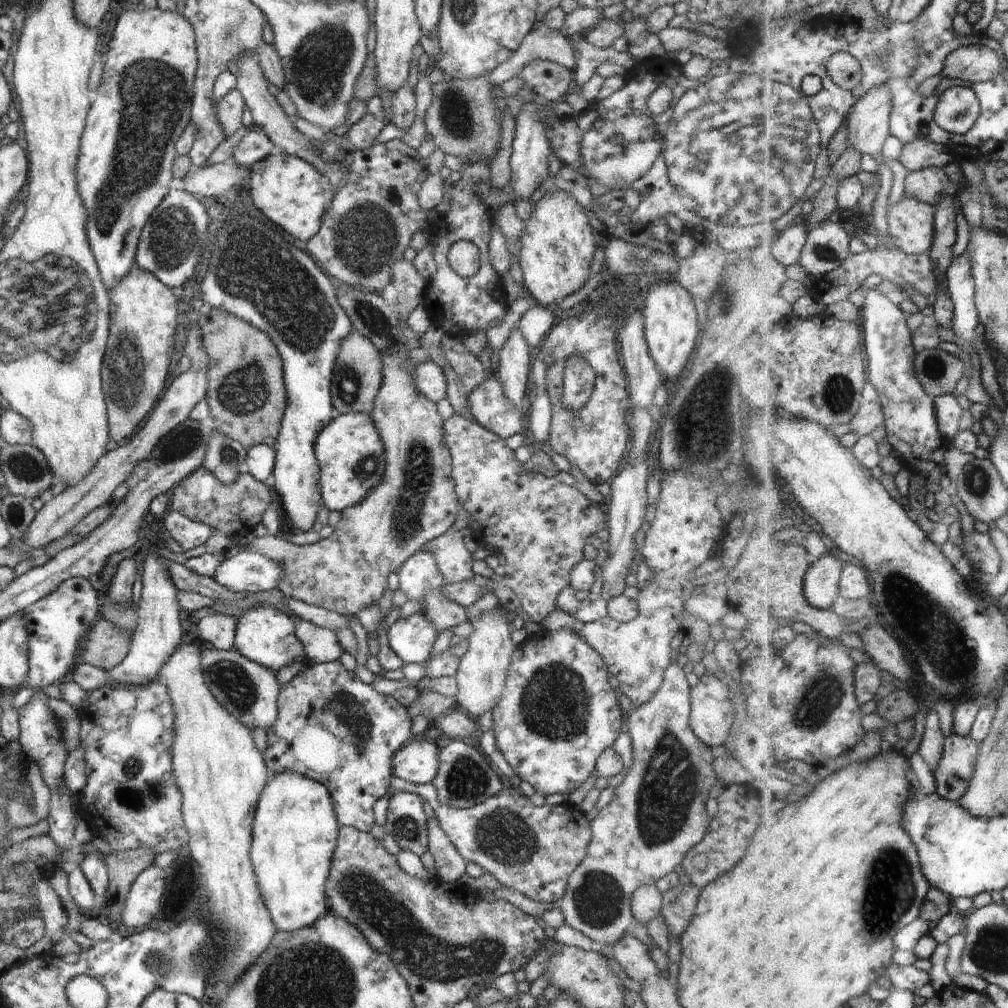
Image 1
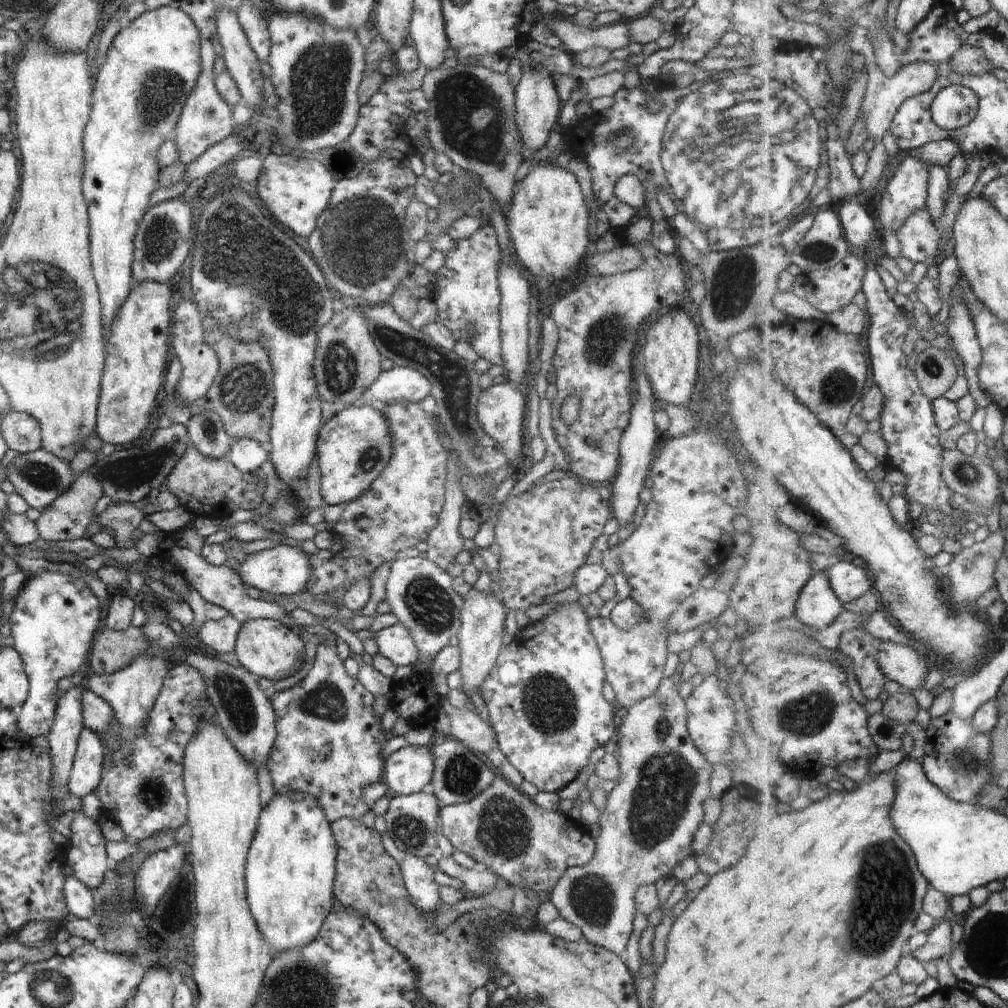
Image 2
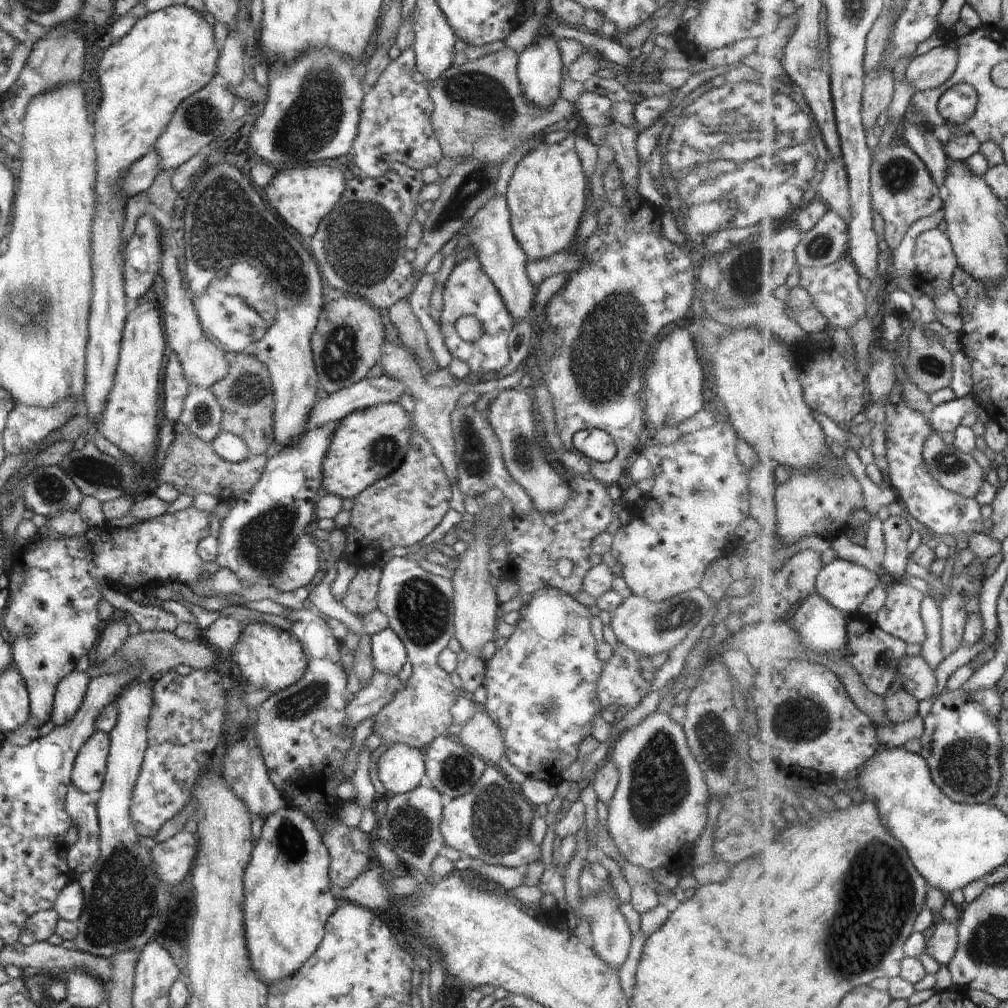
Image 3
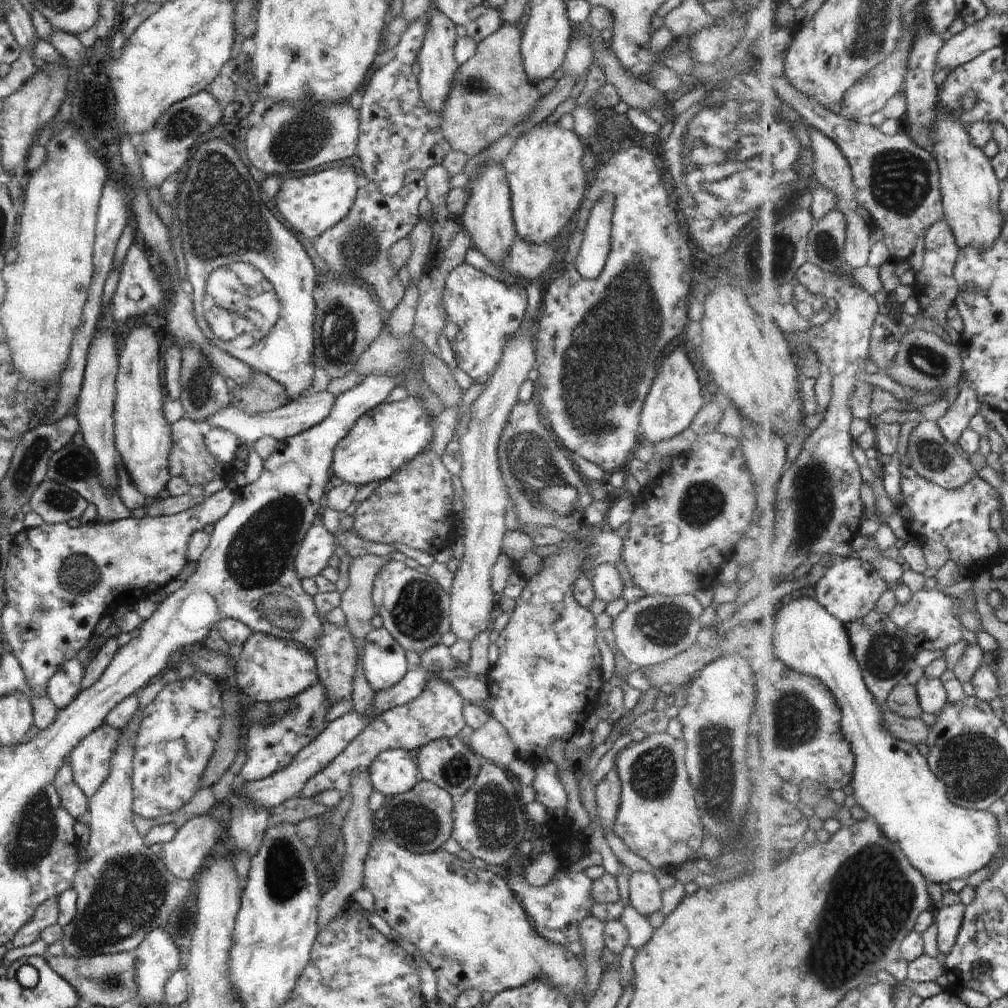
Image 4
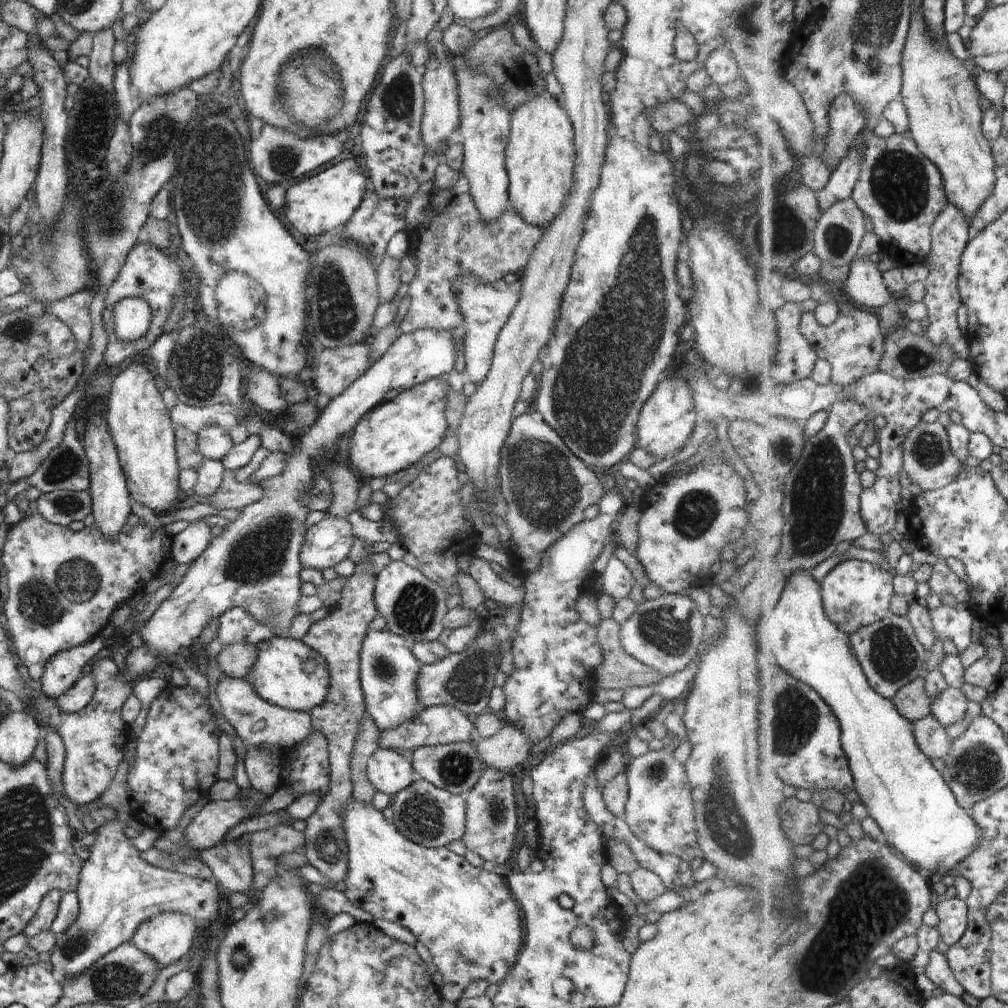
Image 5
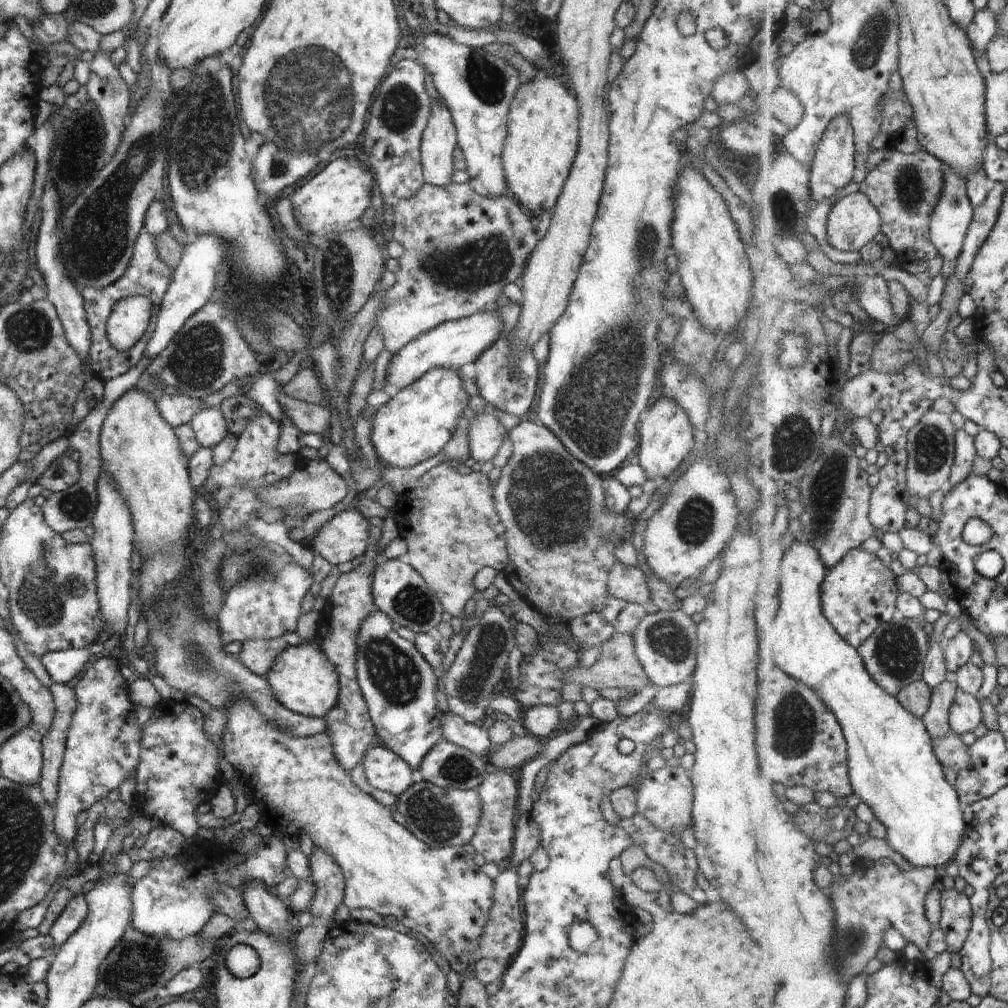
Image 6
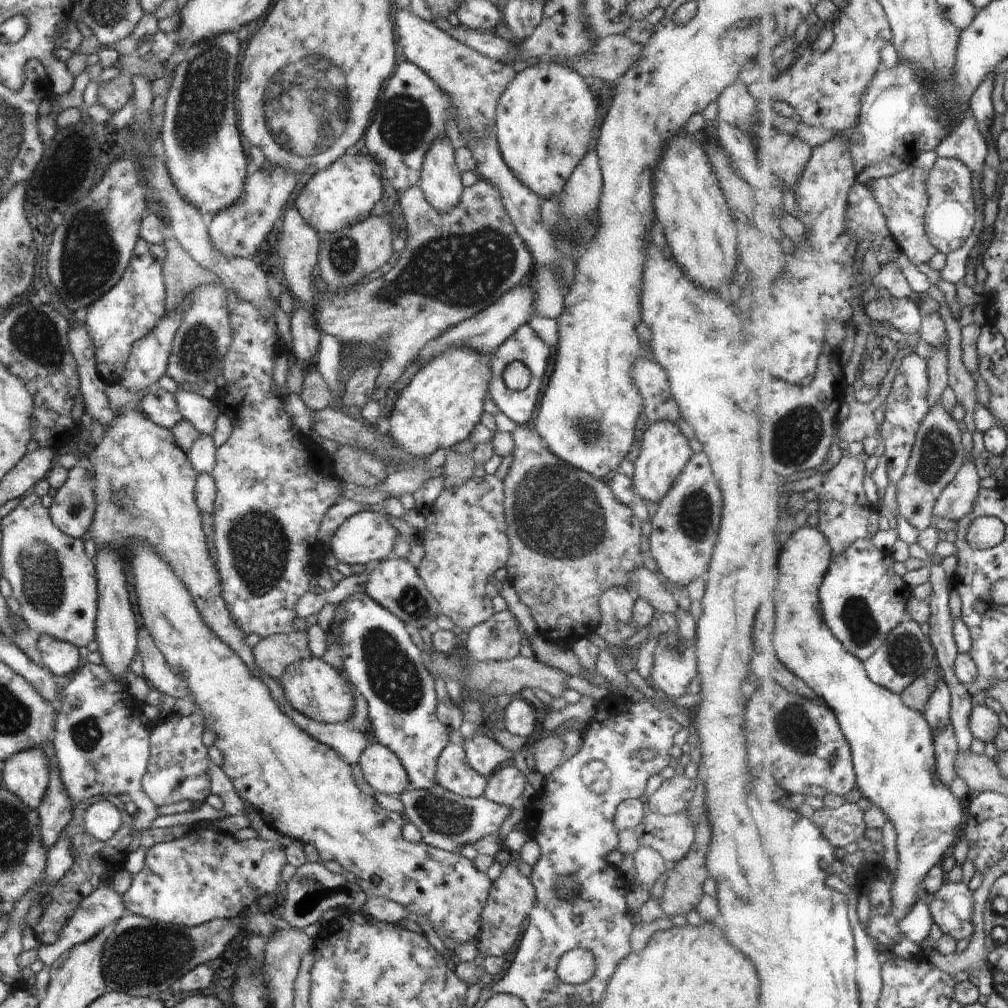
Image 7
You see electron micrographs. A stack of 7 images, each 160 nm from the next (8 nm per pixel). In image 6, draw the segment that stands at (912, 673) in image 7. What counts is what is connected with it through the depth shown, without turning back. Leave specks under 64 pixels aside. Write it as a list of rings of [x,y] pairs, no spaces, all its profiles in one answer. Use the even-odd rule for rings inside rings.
[[[898,613],[858,648],[867,664],[868,672],[871,672],[876,682],[890,694],[898,696],[905,686],[924,679],[927,656],[931,648],[926,628],[922,622]]]

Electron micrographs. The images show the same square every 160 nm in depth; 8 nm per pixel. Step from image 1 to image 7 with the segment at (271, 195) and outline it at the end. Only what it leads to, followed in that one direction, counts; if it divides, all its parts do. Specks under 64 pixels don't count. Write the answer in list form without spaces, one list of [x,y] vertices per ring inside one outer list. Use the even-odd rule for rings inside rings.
[[[364,151],[354,156],[342,155],[328,168],[319,170],[316,174],[312,175],[304,188],[299,190],[300,194],[294,200],[295,209],[318,234],[340,232],[345,228],[358,224],[360,221],[366,220],[368,216],[372,215],[372,209],[376,206],[376,202],[382,198],[384,186],[386,185],[381,174],[380,164]]]

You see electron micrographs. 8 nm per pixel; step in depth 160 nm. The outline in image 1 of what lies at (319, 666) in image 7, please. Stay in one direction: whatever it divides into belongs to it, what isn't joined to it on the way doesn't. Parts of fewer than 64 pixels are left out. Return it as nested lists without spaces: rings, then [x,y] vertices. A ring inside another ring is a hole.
[[[254,605],[235,619],[237,627],[233,648],[248,660],[278,672],[293,662],[307,659],[304,646],[297,639],[293,620],[286,612],[270,605]]]

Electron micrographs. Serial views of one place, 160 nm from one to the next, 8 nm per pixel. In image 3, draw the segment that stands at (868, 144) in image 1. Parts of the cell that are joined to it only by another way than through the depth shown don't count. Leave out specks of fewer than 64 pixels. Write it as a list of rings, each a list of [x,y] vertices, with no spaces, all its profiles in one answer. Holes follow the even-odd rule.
[[[949,42],[932,49],[929,53],[925,53],[916,57],[908,66],[904,81],[908,81],[917,93],[937,89],[945,82],[948,82],[952,75],[956,74],[959,64],[959,50],[953,47]]]

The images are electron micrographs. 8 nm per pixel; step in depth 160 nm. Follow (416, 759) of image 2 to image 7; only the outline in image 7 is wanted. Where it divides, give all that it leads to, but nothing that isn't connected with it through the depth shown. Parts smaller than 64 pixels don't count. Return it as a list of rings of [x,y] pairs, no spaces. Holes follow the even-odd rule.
[[[383,744],[368,745],[362,751],[358,764],[366,782],[379,793],[397,796],[411,788],[400,759]]]

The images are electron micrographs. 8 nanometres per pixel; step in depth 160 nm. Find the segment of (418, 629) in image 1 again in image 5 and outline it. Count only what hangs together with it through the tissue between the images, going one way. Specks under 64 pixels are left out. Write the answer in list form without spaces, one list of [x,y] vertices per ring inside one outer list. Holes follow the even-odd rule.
[[[369,630],[359,652],[359,675],[367,713],[377,727],[391,729],[411,719],[424,707],[419,703],[415,680],[422,663],[404,645],[405,638],[388,630]]]

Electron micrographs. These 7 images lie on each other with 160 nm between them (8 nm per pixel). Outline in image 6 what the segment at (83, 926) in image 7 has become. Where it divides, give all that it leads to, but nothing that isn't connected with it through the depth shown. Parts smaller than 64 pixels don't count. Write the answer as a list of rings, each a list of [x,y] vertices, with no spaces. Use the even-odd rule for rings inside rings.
[[[74,895],[50,929],[49,935],[53,938],[56,948],[61,947],[80,928],[87,914],[88,905],[83,895]]]

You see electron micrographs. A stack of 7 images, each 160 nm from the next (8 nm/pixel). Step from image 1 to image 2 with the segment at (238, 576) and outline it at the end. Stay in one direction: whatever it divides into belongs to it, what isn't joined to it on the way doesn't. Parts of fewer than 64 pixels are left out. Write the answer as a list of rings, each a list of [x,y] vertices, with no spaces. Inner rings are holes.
[[[278,545],[270,550],[242,557],[238,561],[239,566],[236,572],[244,585],[268,592],[270,595],[299,595],[305,591],[306,584],[312,576],[309,554],[298,546]]]

